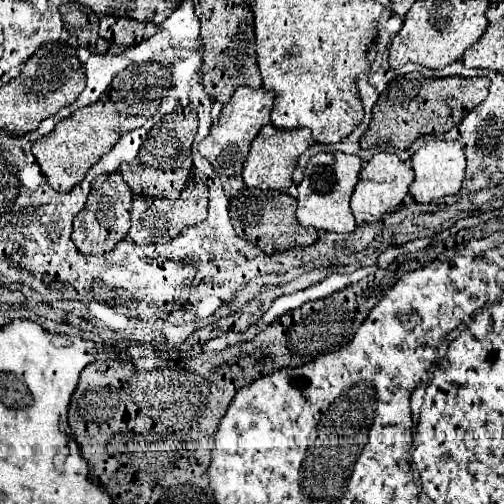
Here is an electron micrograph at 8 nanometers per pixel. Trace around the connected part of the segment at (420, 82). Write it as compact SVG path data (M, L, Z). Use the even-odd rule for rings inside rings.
M420 73L400 75L388 83L386 91L372 107L372 119L360 137L360 147L370 149L376 145L392 145L394 149L408 149L420 135L442 135L484 101L488 87L488 77L428 79Z

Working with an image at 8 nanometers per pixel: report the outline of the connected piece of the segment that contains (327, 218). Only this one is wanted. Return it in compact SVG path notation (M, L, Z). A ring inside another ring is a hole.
M318 153L310 159L304 181L298 185L298 209L296 217L300 225L314 227L332 233L352 233L356 229L356 221L350 209L350 195L358 183L358 175L362 169L362 159L358 155L346 153Z

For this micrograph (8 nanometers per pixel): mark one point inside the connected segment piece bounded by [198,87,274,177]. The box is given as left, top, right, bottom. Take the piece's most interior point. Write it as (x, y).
(226, 147)

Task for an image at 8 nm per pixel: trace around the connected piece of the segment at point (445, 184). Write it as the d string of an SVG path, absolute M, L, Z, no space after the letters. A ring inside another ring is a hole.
M426 141L414 155L412 155L412 169L416 173L414 183L410 185L410 195L418 203L432 203L446 195L456 195L462 187L466 157L462 145L458 141Z

